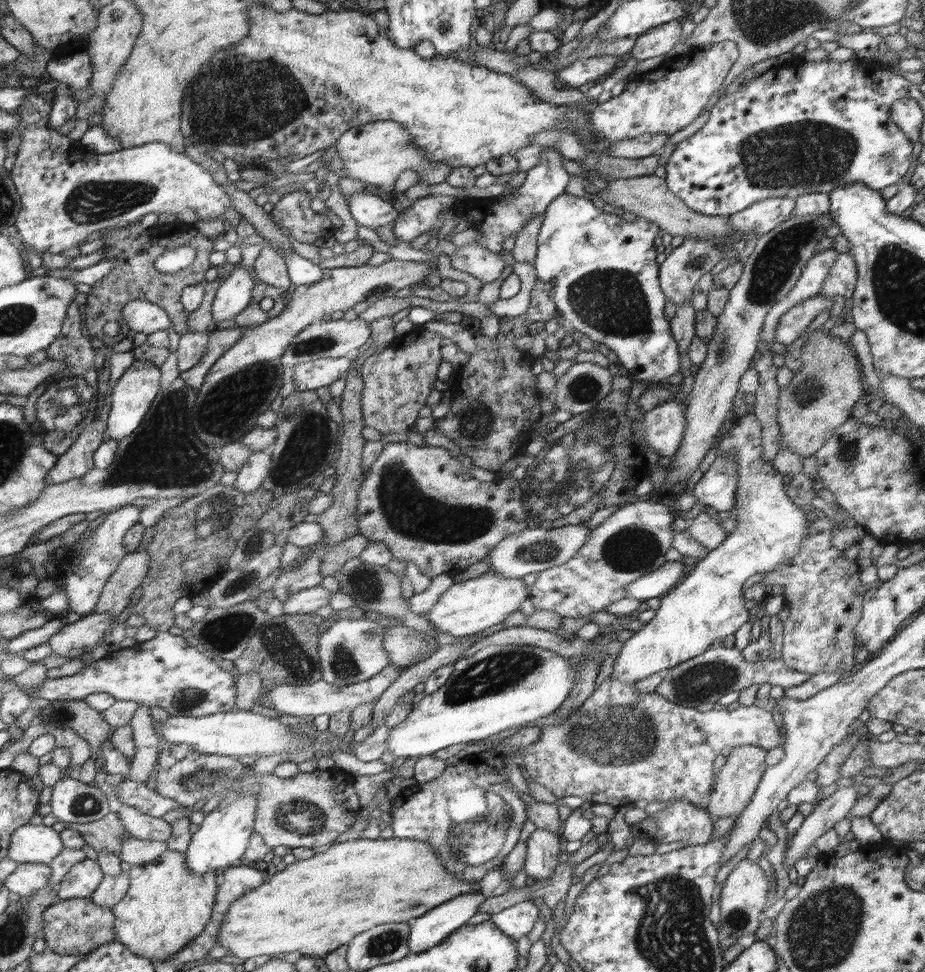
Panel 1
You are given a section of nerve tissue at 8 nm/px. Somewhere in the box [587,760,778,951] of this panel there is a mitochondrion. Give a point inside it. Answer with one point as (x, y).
(737, 919)

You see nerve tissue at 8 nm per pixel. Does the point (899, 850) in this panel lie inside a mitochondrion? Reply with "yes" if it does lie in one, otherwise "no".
no

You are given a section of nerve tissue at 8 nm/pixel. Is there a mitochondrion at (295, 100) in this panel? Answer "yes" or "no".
yes

